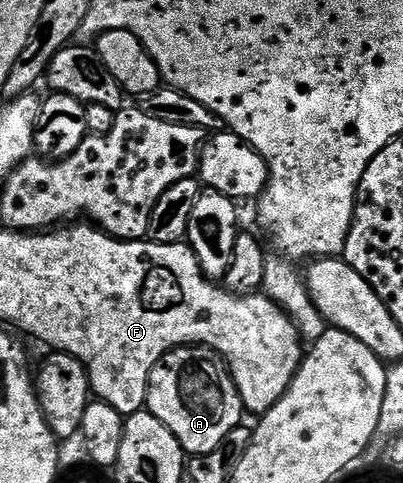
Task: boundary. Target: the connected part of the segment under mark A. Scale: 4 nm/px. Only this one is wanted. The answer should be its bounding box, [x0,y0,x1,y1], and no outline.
[145,346,243,457]

